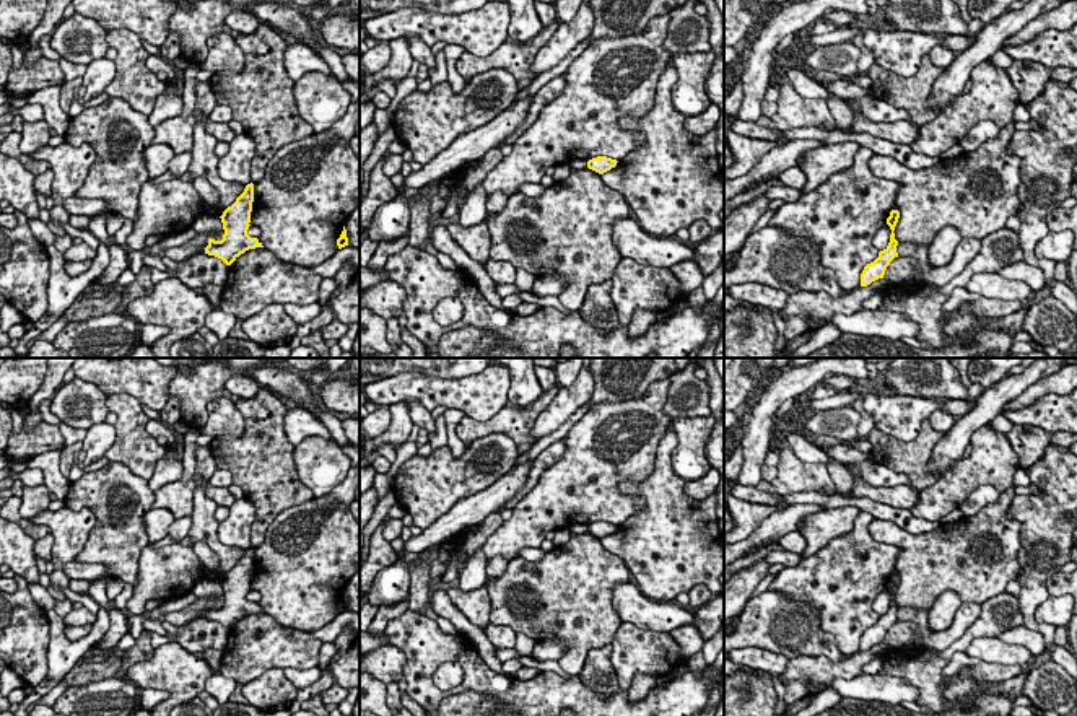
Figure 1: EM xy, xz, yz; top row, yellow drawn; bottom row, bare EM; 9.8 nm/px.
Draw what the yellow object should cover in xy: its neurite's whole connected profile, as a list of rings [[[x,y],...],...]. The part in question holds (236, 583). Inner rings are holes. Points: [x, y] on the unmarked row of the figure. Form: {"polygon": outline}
{"polygon": [[[247,548],[244,557],[236,563],[236,566],[228,571],[221,583],[223,587],[223,604],[208,604],[205,618],[221,623],[226,630],[231,630],[241,618],[249,613],[264,612],[257,602],[247,599],[251,587],[251,576],[254,566],[254,548]]]}

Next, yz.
{"polygon": [[[892,574],[890,581],[887,583],[887,589],[892,594],[890,607],[883,615],[879,617],[879,622],[874,626],[870,626],[864,631],[864,635],[861,638],[861,651],[867,651],[875,644],[883,643],[885,635],[890,630],[890,626],[895,622],[898,622],[898,617],[896,617],[898,605],[895,604],[895,597],[893,597],[895,591],[898,587],[898,583],[900,583],[900,576]]]}

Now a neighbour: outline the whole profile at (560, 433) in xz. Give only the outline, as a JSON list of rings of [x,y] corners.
[[[591,400],[586,402],[584,405],[581,405],[569,418],[565,425],[561,425],[556,431],[553,431],[548,436],[543,436],[540,441],[537,441],[527,452],[521,454],[514,464],[516,465],[522,465],[529,461],[534,461],[543,449],[547,449],[550,444],[553,444],[558,439],[563,439],[566,436],[566,433],[573,428],[574,423],[578,423],[587,412],[591,407]]]

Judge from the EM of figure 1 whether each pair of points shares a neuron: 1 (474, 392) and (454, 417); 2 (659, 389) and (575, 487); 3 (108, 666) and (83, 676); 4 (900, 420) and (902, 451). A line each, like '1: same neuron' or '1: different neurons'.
1: different neurons
2: same neuron
3: same neuron
4: different neurons

